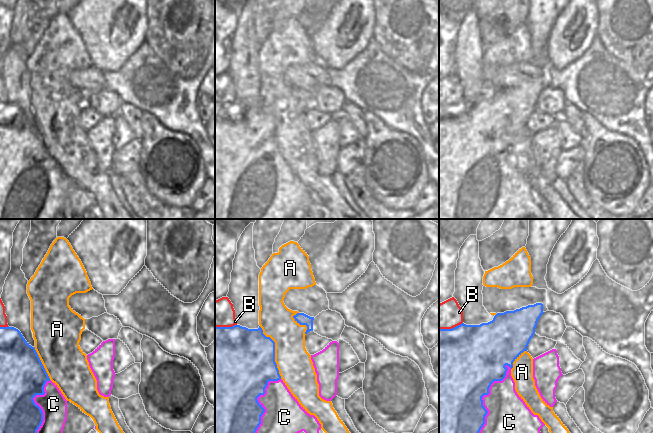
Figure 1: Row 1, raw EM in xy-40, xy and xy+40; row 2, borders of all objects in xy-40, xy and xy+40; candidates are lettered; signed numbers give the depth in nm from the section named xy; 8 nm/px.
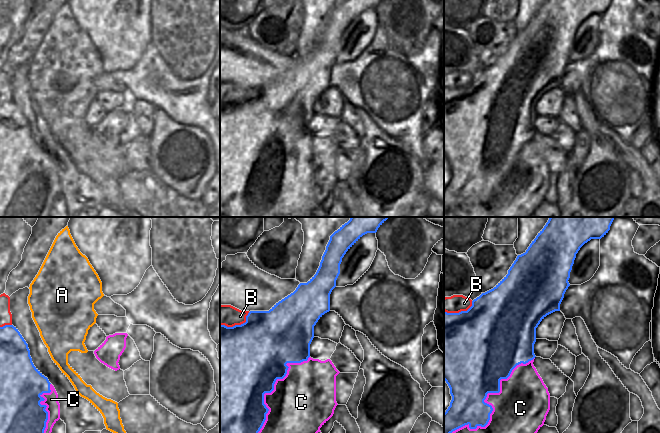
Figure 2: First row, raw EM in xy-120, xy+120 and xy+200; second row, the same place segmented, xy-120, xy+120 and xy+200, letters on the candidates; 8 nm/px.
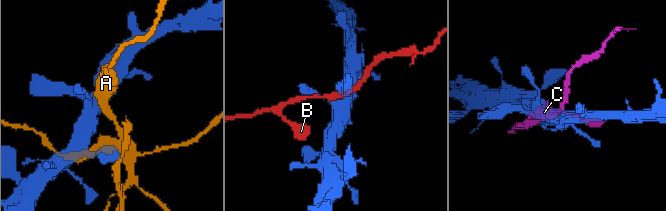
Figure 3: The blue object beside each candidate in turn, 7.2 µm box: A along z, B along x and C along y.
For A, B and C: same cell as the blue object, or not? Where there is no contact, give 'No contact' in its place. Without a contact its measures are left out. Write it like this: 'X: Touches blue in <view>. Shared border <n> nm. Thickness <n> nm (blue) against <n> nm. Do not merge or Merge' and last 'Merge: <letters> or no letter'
A: Touches blue in xy. Shared border 460 nm. Thickness 500 nm (blue) against 280 nm. Do not merge
B: Touches blue in xy+40. Shared border 200 nm. Thickness 500 nm (blue) against 220 nm. Do not merge
C: Touches blue in xy+40. Shared border 700 nm. Thickness 500 nm (blue) against 360 nm. Do not merge
Merge: no letter

